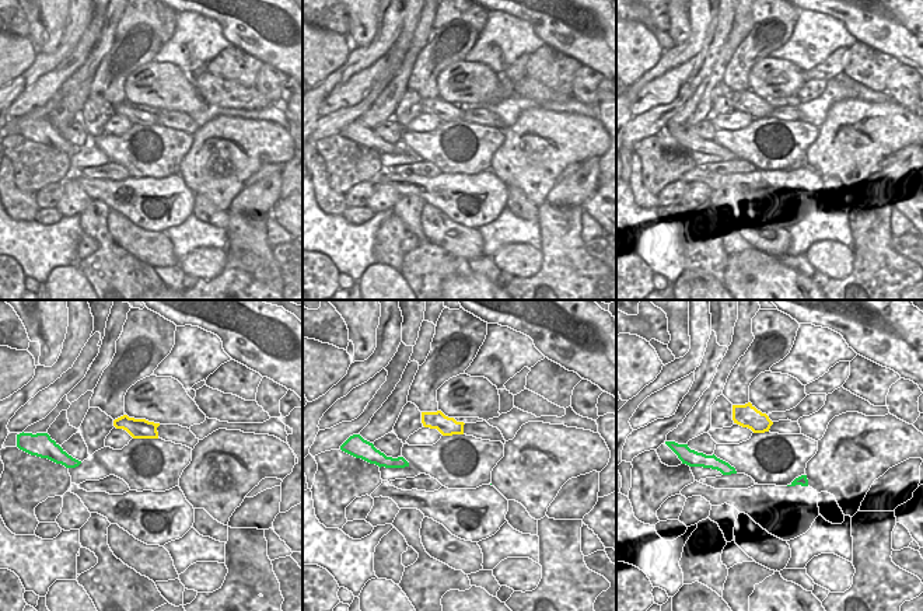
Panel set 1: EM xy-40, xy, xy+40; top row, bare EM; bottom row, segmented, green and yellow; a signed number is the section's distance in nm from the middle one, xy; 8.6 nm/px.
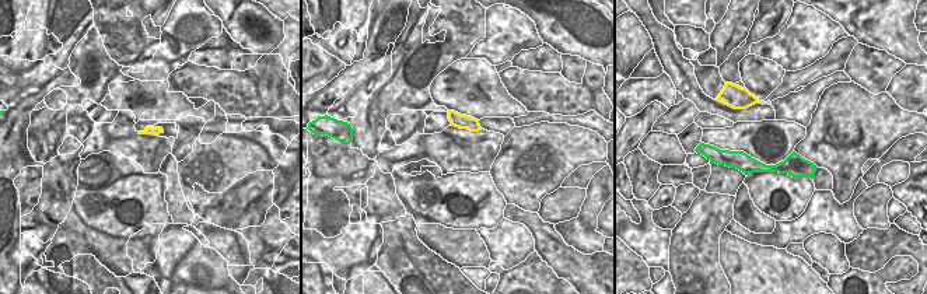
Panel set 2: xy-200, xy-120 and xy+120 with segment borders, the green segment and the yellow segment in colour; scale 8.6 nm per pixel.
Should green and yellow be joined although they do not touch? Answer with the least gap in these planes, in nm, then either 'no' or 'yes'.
320 nm | no

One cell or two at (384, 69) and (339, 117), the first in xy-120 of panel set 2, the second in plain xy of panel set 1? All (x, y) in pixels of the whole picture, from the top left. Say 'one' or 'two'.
two

